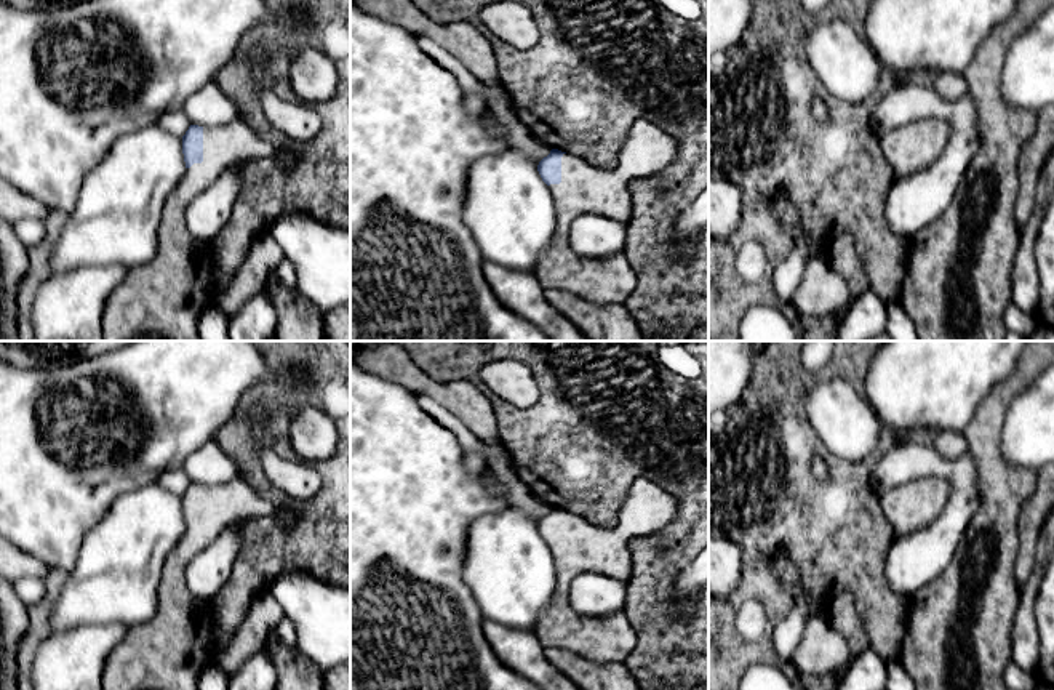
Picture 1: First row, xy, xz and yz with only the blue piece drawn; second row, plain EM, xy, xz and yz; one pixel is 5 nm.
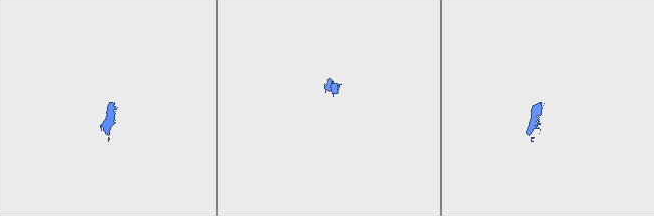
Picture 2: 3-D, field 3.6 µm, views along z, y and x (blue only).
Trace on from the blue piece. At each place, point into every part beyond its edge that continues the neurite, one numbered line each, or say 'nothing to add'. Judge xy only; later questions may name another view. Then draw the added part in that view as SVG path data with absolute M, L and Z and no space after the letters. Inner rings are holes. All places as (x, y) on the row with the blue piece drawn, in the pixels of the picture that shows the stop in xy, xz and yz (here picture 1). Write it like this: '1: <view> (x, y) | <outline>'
1: xy (162, 300) | M238 117L224 125L203 126L203 162L187 168L182 181L166 199L155 256L142 266L130 267L104 304L104 341L202 341L198 320L205 311L216 307L230 317L248 298L265 288L270 272L281 261L281 250L269 232L254 239L230 280L219 287L213 275L211 242L195 239L186 224L190 202L210 187L224 170L250 158L273 158L281 170L302 165L296 154L261 139Z

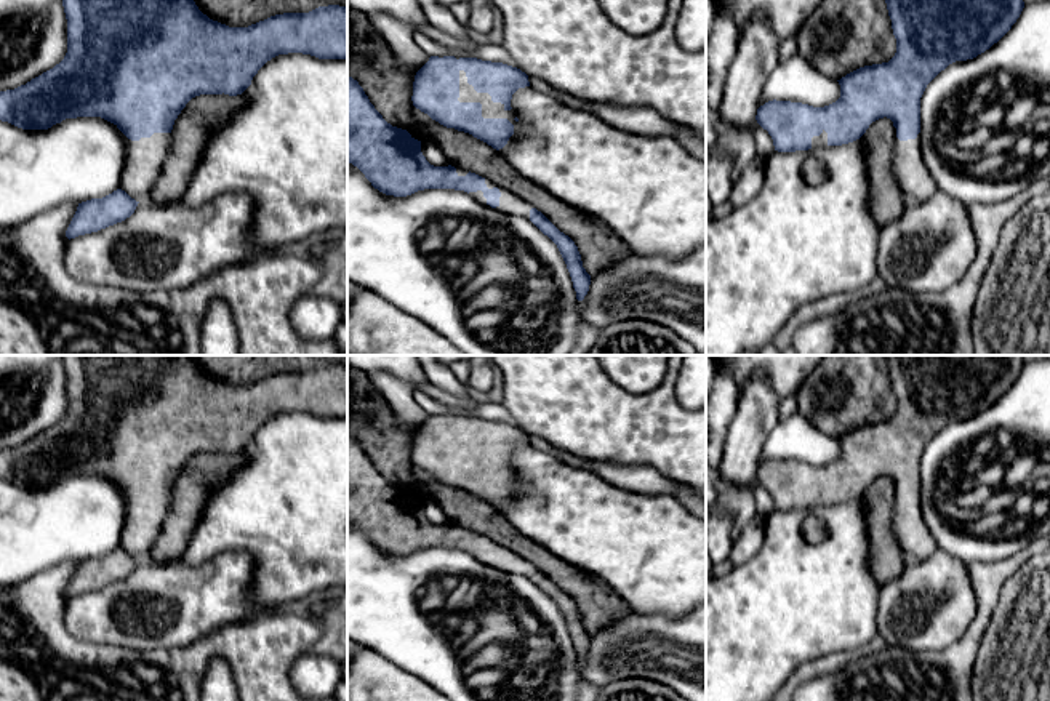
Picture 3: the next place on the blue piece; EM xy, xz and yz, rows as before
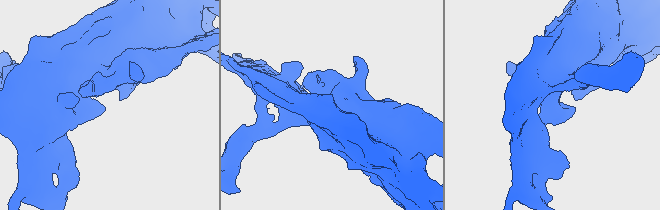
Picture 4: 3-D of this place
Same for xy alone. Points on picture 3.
1: xy (144, 159) | M154 133L150 138L141 138L139 141L131 141L125 134L122 138L126 155L118 189L136 202L146 202L166 162L171 134Z

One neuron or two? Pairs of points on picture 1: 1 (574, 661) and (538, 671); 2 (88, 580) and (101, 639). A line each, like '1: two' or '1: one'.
1: two
2: two

